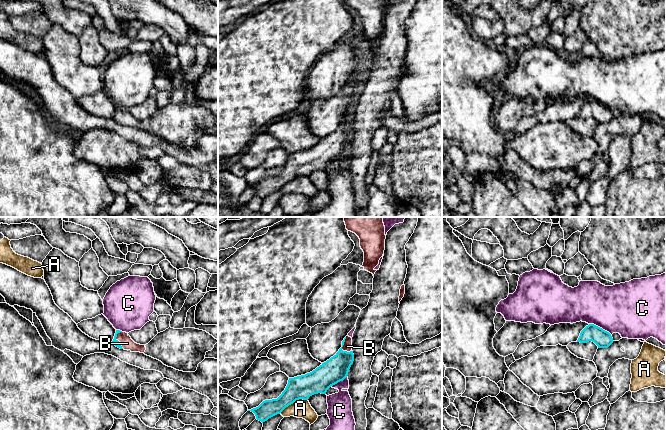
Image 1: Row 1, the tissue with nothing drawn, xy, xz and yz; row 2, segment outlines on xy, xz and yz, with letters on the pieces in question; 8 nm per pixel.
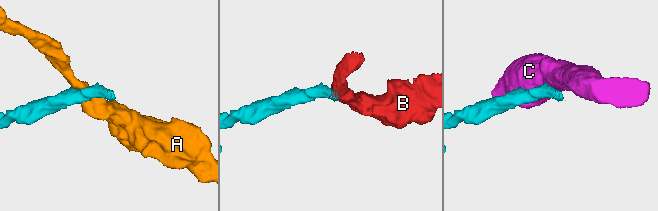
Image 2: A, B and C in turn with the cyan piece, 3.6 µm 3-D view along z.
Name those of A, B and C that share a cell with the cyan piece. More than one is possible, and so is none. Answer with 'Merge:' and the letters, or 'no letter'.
Merge: B

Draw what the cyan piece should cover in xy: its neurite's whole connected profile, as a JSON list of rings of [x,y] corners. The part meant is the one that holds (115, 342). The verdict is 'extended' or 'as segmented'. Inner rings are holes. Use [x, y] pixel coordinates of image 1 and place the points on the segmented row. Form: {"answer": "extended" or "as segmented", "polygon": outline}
{"answer": "extended", "polygon": [[[169,327],[148,344],[135,343],[126,332],[116,330],[113,344],[124,350],[144,353],[164,365],[183,372],[195,372],[208,351],[218,342],[206,331],[195,328]]]}

